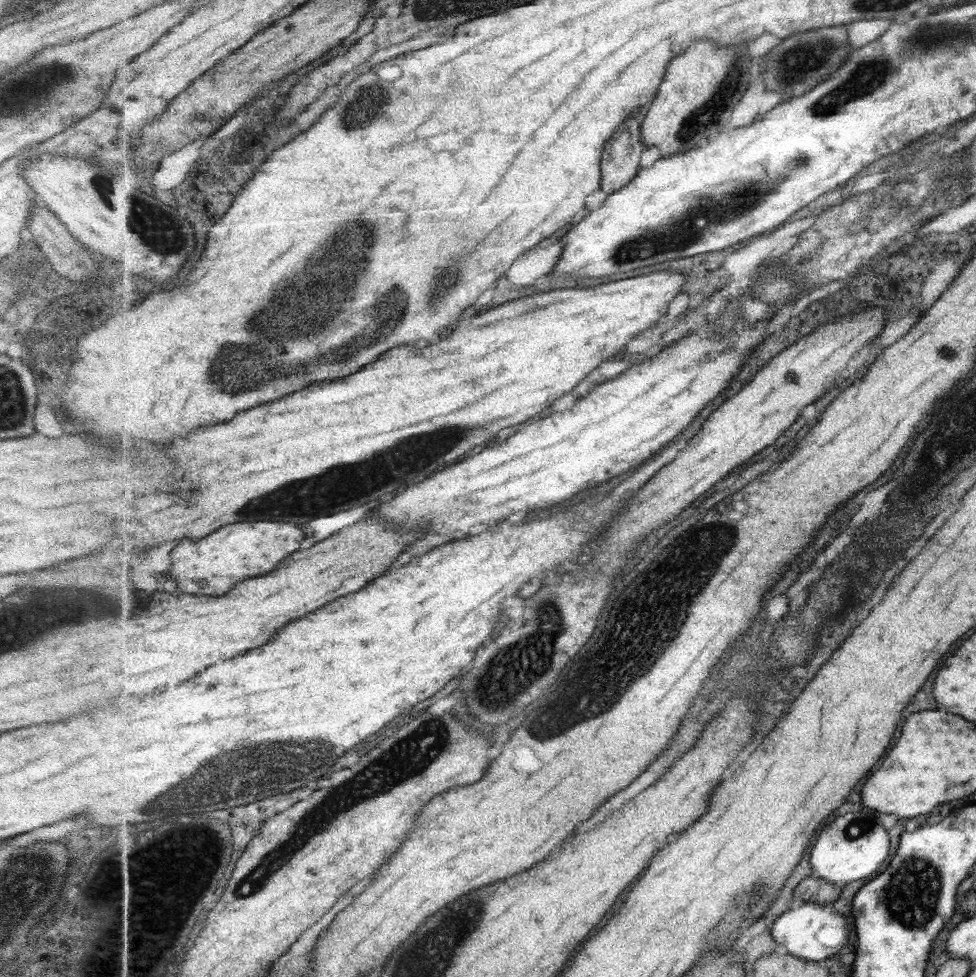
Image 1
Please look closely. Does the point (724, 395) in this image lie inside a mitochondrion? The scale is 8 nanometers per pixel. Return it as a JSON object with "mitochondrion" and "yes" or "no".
{"mitochondrion":"no"}

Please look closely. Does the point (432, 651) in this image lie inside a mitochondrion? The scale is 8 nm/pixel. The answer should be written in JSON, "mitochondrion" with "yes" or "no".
{"mitochondrion":"no"}

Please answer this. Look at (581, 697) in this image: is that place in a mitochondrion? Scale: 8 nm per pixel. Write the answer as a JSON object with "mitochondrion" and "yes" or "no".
{"mitochondrion":"yes"}

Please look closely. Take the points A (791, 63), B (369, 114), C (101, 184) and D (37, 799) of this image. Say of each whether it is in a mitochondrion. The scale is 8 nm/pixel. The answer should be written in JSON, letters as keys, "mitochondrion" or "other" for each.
{"A":"mitochondrion","B":"mitochondrion","C":"other","D":"other"}

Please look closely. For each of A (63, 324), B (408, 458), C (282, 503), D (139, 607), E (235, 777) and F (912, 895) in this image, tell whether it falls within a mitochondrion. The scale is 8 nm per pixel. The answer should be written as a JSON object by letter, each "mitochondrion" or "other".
{"A":"mitochondrion","B":"mitochondrion","C":"mitochondrion","D":"mitochondrion","E":"mitochondrion","F":"mitochondrion"}

